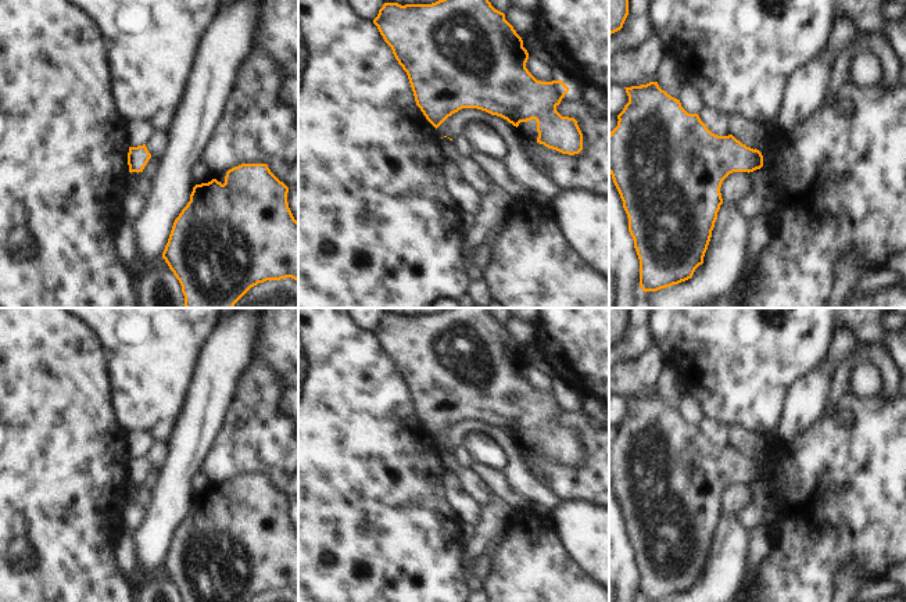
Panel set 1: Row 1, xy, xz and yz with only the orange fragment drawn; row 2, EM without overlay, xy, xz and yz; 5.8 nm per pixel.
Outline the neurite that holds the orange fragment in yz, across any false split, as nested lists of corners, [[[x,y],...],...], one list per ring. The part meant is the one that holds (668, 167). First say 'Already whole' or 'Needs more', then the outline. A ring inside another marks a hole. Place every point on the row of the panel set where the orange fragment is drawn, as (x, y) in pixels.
Already whole. [[[658,82],[624,89],[629,103],[617,115],[617,126],[609,133],[609,173],[629,218],[629,232],[640,259],[640,286],[645,293],[658,291],[691,279],[695,269],[703,264],[723,204],[720,193],[723,180],[733,172],[749,173],[760,169],[763,155],[733,135],[712,133],[698,114],[688,114],[680,100],[662,90]]]

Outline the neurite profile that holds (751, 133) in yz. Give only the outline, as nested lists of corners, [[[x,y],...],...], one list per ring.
[[[728,115],[731,135],[742,144],[751,148],[764,147],[764,140],[770,133],[764,129],[764,125],[758,122],[749,122],[741,115]]]

